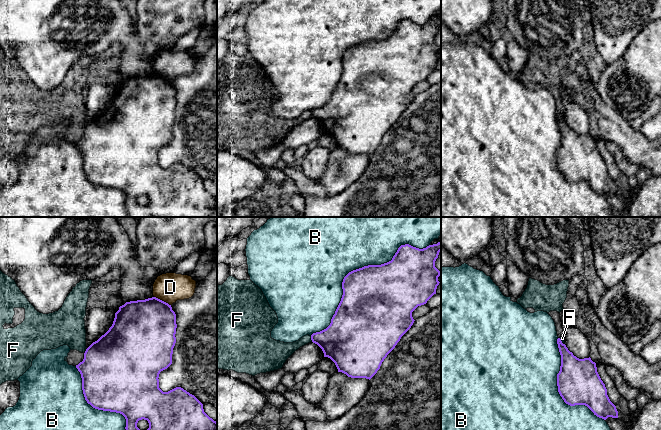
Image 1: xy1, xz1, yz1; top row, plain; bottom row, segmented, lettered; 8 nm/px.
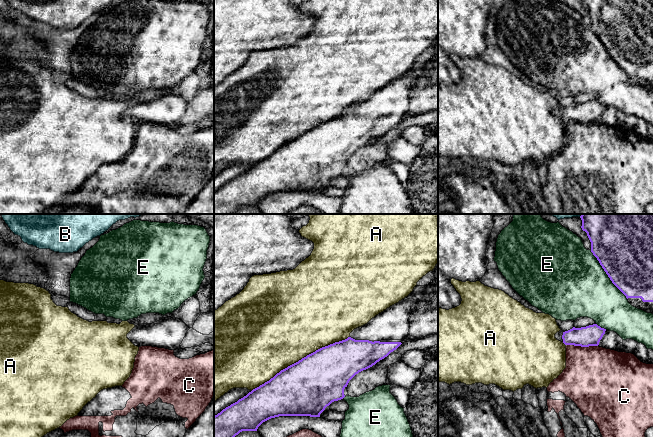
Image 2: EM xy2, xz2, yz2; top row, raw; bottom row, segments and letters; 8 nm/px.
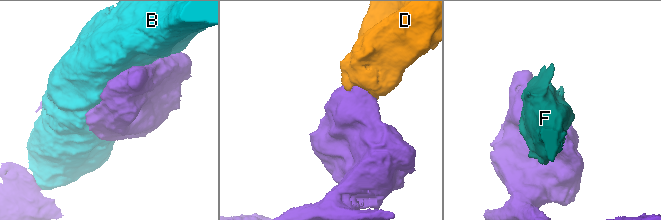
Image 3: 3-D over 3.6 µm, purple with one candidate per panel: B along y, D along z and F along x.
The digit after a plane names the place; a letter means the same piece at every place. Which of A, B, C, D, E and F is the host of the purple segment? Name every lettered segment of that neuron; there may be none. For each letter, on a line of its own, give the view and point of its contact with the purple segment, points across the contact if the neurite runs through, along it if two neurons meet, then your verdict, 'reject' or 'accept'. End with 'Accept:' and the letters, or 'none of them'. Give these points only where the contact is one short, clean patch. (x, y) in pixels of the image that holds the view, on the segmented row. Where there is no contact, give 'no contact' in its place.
A: meets purple in xz2 at (301, 359); reject
B: meets purple in xz1 at (356, 269); reject
C: meets purple in yz2 at (582, 346); reject
D: meets purple in xy1 at (161, 300); reject
E: meets purple in yz2 at (606, 273); reject
F: meets purple in xz1 at (311, 339); border along xz1 (310, 336), (312, 341); reject
Accept: none of them

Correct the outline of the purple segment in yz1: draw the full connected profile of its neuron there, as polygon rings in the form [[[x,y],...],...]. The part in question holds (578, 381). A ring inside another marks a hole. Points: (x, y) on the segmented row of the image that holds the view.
[[[557,339],[561,355],[560,371],[557,374],[558,392],[570,406],[585,405],[599,418],[618,418],[616,406],[607,395],[596,363],[591,358],[579,359]]]

